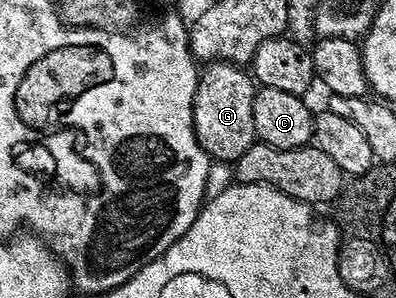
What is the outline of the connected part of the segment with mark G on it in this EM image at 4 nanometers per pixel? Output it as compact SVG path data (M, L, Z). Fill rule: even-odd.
M217 60L200 71L199 85L193 98L193 126L197 142L212 161L237 161L245 150L249 150L249 146L257 143L253 126L253 98L256 91L256 81L246 67Z

